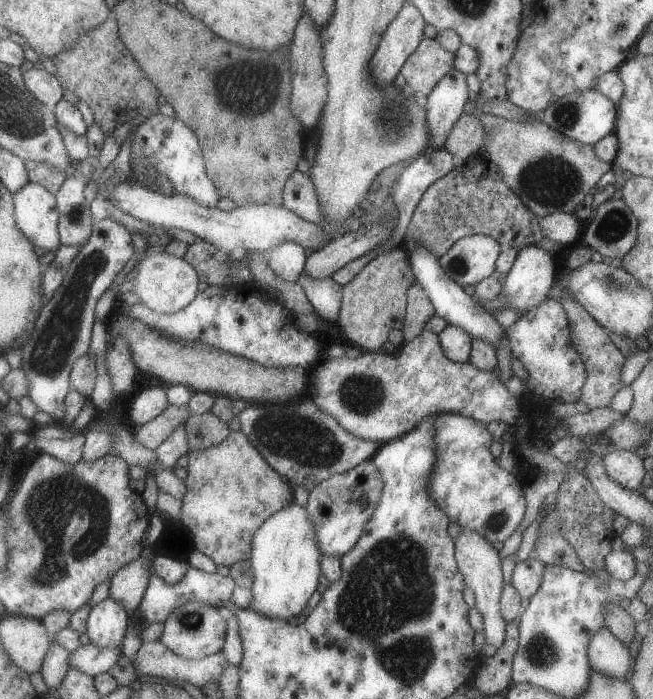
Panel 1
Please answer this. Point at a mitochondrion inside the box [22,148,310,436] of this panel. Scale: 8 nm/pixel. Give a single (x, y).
(51, 352)

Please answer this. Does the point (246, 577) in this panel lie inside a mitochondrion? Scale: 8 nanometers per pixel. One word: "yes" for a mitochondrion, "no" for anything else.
no

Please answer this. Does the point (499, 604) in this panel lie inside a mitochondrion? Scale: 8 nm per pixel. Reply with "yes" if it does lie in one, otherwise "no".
no

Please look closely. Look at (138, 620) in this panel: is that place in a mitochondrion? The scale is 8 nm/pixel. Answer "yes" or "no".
no

